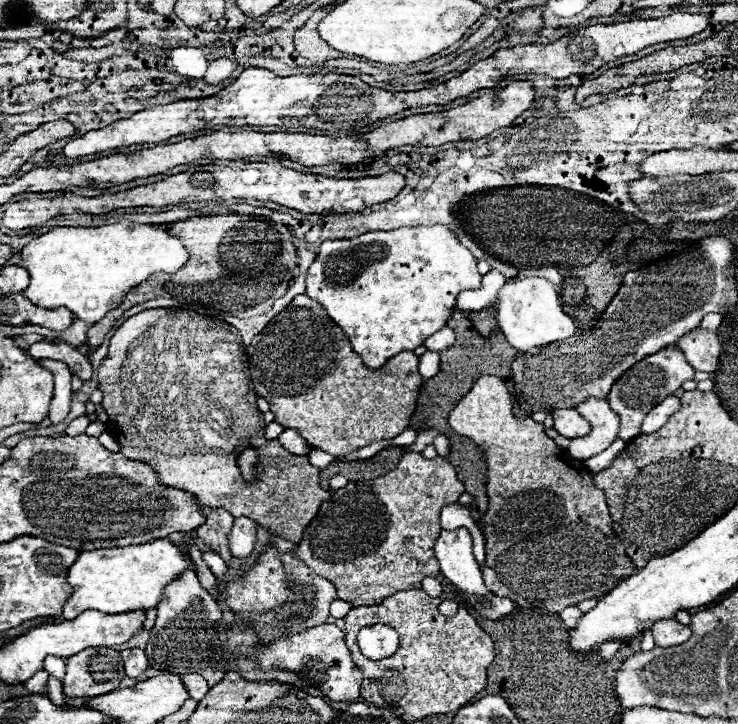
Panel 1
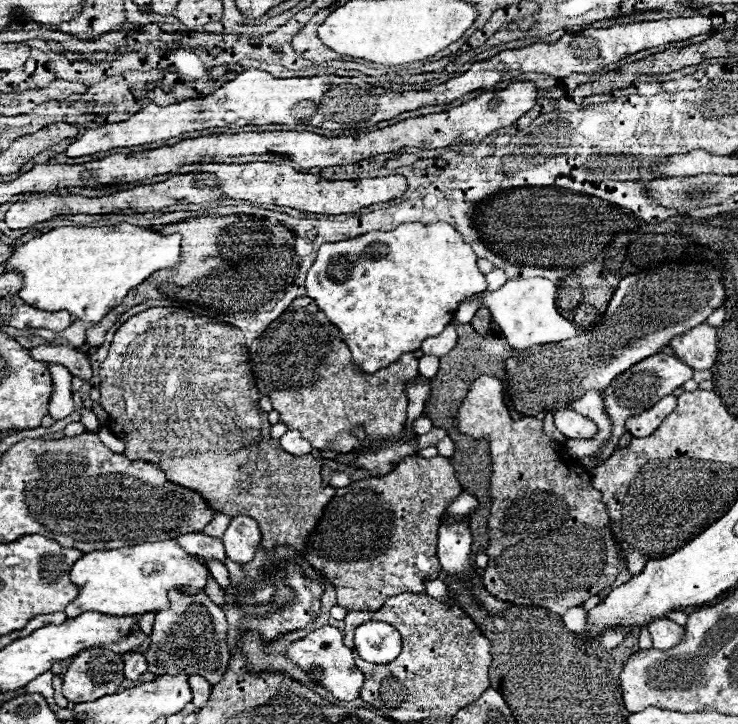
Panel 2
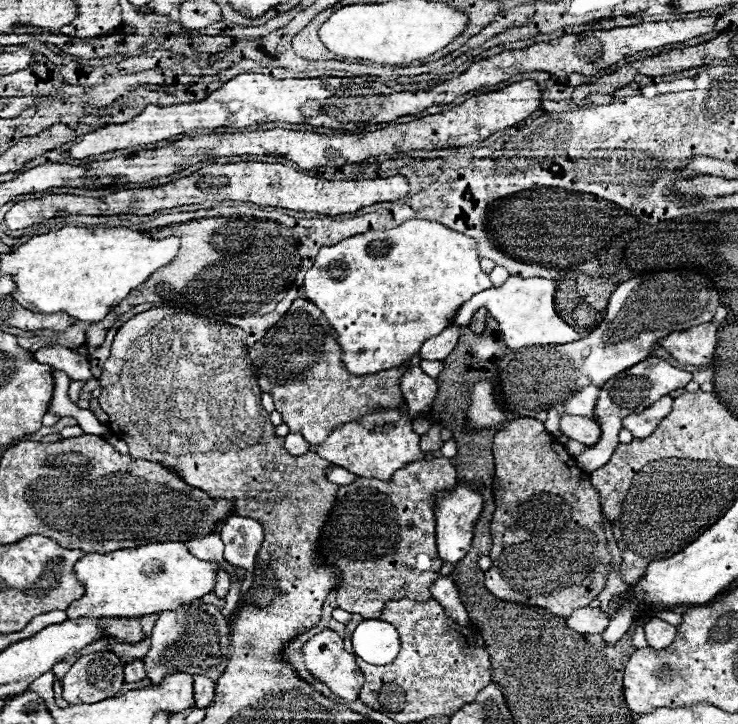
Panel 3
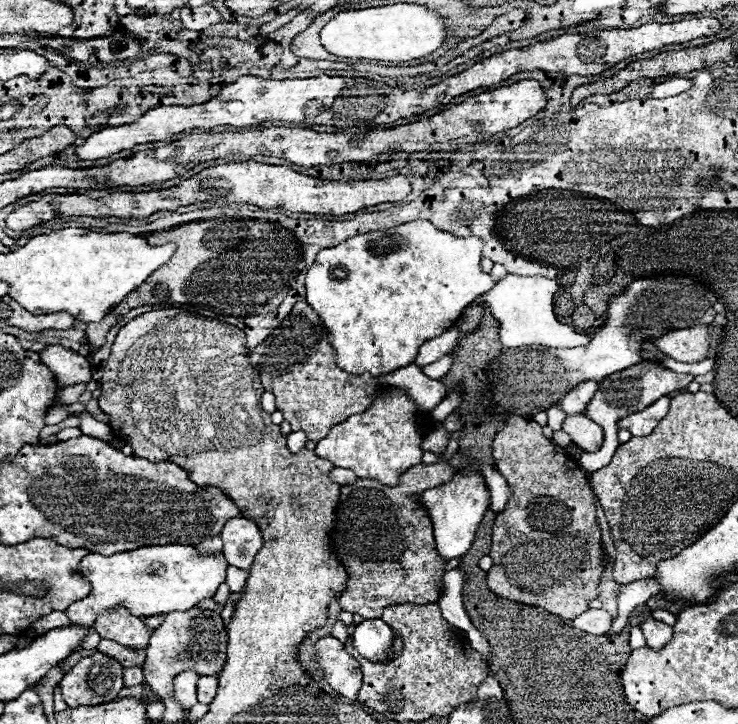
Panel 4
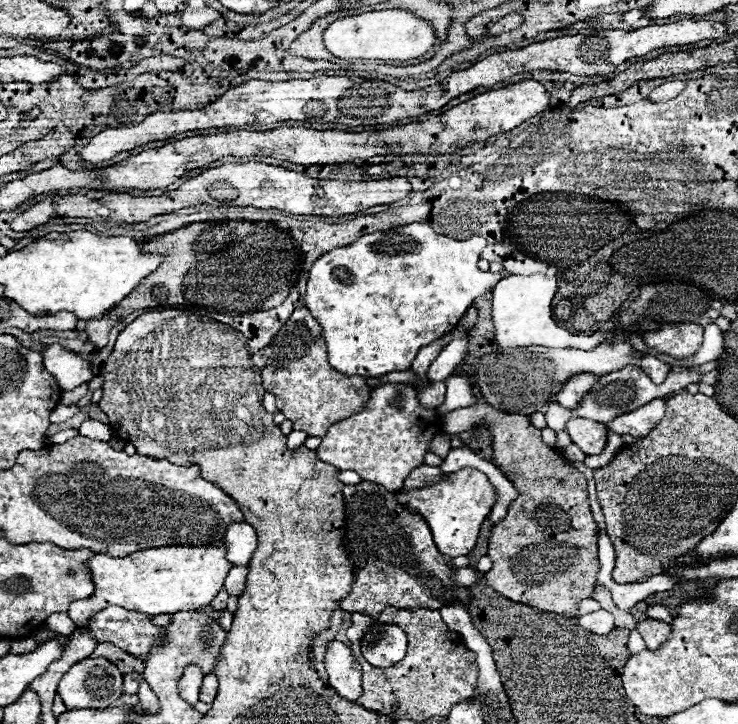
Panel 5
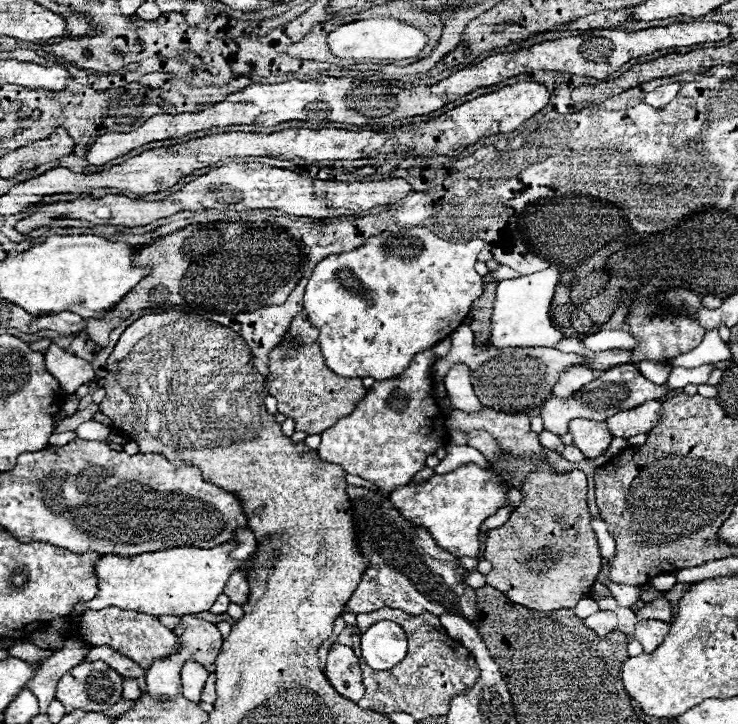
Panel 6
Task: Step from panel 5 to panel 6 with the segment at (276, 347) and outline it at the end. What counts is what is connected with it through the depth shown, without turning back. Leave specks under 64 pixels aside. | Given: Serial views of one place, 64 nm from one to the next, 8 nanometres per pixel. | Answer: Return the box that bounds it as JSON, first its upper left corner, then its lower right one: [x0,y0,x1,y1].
[268,314,366,434]

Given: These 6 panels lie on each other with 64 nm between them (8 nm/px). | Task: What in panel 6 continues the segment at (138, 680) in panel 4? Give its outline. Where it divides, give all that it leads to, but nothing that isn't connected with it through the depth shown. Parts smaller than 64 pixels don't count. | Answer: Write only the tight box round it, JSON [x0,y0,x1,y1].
[124,678,140,700]

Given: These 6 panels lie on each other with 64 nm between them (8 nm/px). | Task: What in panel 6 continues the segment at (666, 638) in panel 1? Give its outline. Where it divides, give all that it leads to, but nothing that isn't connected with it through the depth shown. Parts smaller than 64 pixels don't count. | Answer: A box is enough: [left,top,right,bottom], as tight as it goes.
[634,620,670,652]

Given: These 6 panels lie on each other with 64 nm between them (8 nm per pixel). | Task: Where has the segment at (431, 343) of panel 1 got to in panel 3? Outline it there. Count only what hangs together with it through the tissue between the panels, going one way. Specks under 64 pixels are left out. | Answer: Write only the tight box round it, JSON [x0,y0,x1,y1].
[420,324,458,360]

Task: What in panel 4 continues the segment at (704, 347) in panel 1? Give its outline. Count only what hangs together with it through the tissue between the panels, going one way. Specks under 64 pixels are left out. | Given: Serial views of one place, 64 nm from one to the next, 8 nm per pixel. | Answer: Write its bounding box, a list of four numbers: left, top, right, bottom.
[652,324,710,362]

